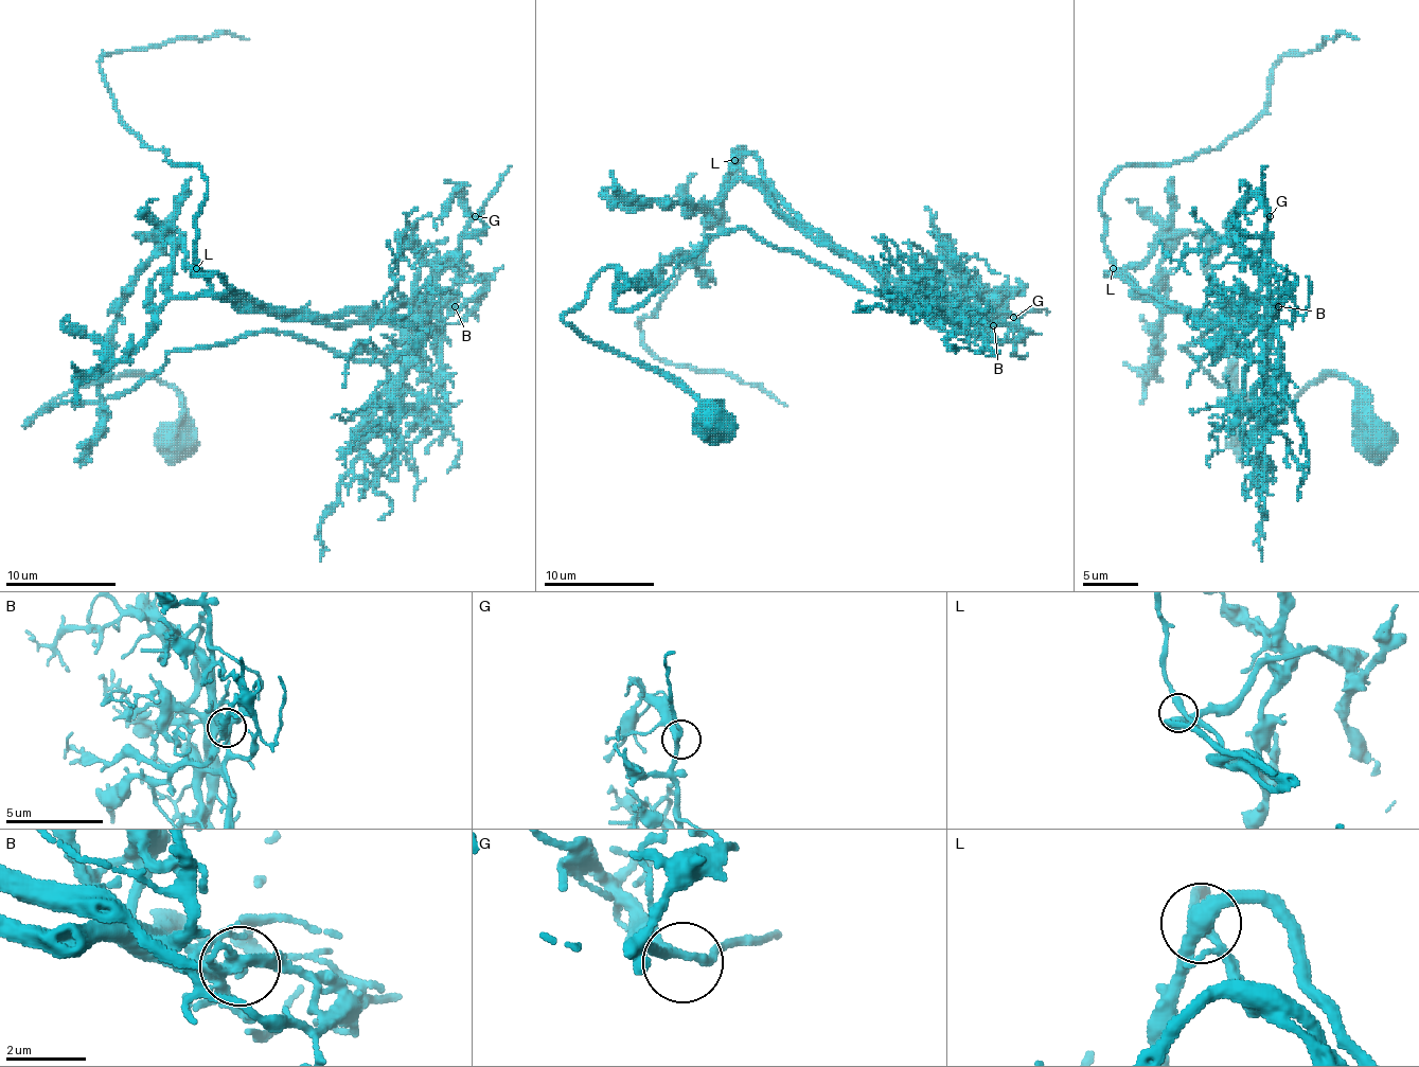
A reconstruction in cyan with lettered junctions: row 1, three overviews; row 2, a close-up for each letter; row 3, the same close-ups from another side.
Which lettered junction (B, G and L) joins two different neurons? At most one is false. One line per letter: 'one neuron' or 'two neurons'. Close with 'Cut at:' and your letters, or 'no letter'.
B: two neurons
G: one neuron
L: one neuron
Cut at: B

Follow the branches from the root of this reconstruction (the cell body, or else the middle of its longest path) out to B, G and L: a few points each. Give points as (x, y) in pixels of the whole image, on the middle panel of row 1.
B: (715, 425), (721, 406), (563, 320), (602, 270), (638, 309), (710, 234), (751, 229), (994, 325)
G: (715, 425), (721, 406), (563, 320), (602, 270), (638, 309), (710, 234), (751, 229), (927, 315), (1013, 317)
L: (715, 425), (563, 320), (602, 270), (638, 309), (751, 229), (939, 317), (734, 160)

